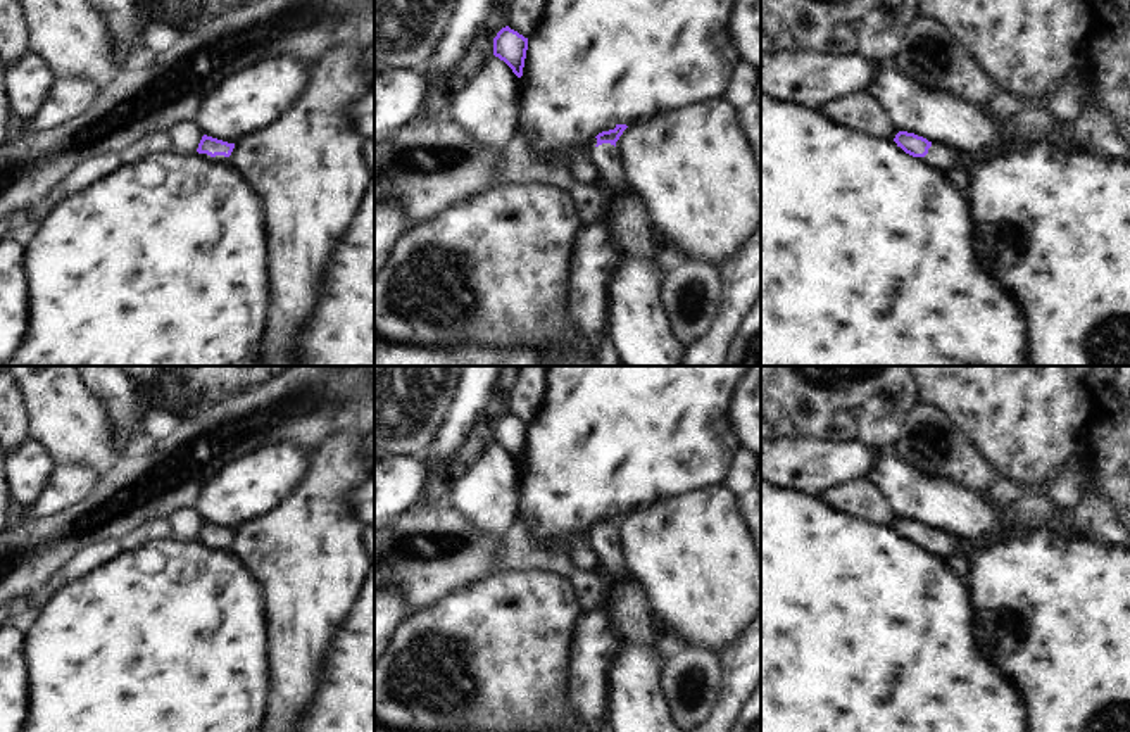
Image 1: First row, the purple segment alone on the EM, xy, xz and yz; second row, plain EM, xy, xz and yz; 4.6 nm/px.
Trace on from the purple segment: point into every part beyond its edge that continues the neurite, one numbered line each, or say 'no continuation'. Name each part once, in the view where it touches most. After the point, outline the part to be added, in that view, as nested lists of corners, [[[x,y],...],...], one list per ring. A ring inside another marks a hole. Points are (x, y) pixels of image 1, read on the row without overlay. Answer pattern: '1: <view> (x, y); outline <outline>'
1: xz (604, 544); outline [[[602,530],[590,537],[590,547],[599,558],[599,575],[604,580],[607,570],[623,570],[625,556],[621,552],[618,535],[611,530]]]

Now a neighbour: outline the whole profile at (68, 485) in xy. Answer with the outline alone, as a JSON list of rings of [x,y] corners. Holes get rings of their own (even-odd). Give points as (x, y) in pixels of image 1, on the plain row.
[[[74,464],[53,468],[36,502],[26,511],[19,509],[19,516],[45,520],[76,506],[88,497],[97,478],[98,475],[93,468]]]

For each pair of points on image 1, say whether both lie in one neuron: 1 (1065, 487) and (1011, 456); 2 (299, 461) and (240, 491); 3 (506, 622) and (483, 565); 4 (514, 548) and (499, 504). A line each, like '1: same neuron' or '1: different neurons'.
1: different neurons
2: same neuron
3: different neurons
4: different neurons

